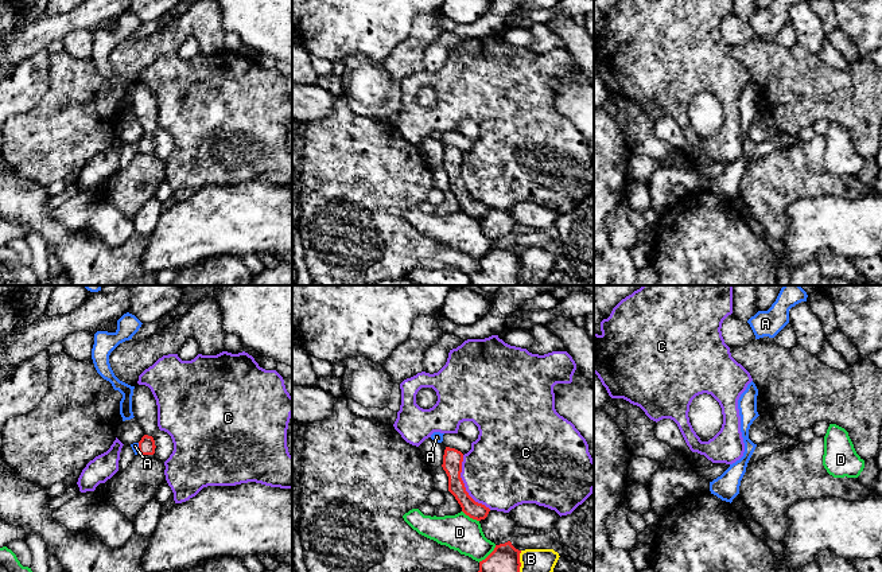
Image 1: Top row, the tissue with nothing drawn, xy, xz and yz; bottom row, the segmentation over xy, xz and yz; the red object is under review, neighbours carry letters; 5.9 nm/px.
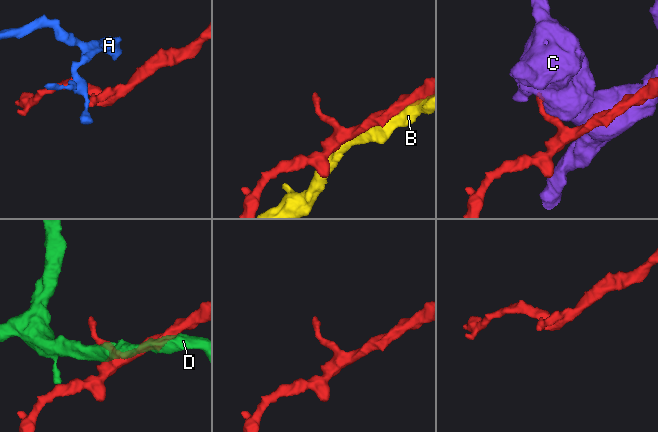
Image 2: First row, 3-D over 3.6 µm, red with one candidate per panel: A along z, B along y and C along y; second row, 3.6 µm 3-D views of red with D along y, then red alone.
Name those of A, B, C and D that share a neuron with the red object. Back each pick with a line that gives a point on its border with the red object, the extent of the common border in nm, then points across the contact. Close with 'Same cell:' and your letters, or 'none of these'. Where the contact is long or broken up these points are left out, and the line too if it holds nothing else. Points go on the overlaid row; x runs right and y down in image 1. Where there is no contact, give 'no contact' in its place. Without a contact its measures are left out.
Same cell: none of these

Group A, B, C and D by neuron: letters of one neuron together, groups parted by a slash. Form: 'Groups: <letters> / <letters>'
Groups: A / B / C / D

